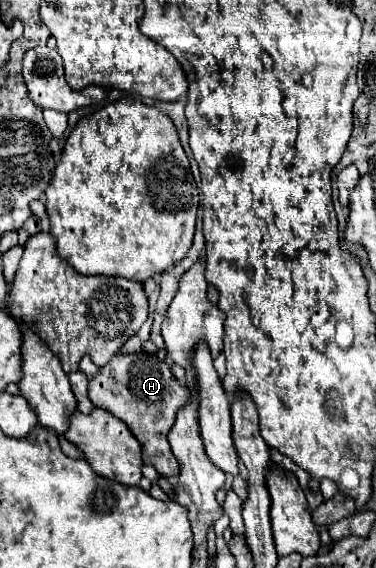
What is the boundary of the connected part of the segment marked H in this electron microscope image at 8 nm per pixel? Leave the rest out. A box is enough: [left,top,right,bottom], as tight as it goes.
[89,353,191,477]

